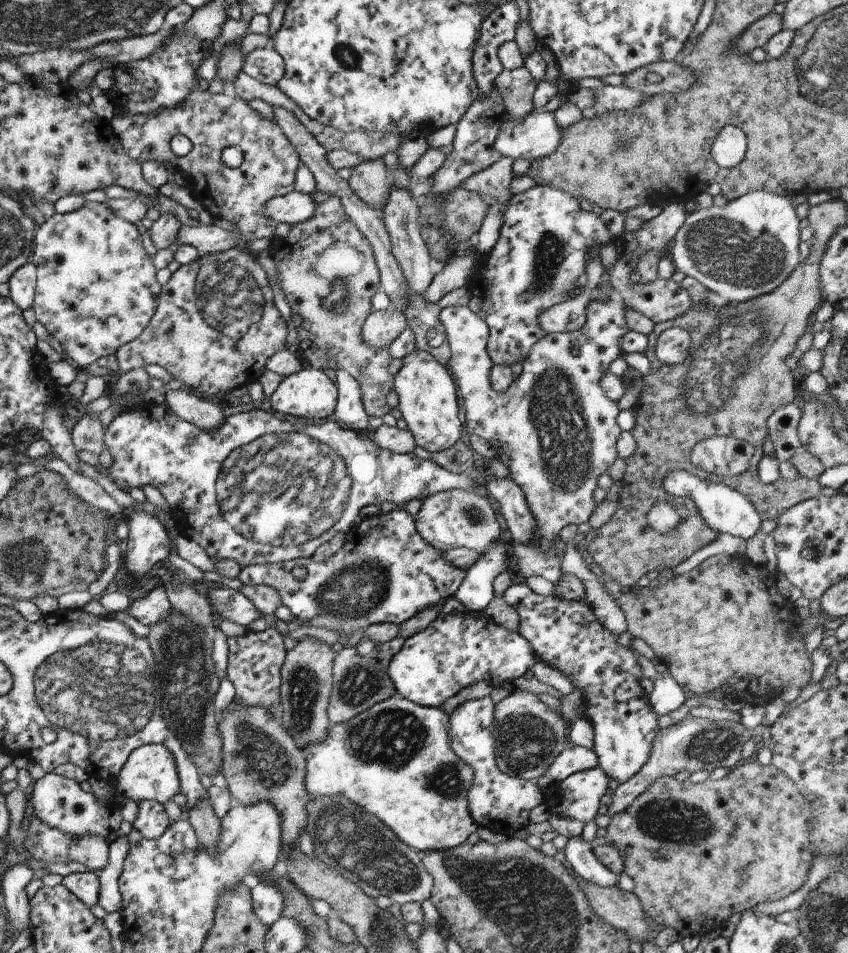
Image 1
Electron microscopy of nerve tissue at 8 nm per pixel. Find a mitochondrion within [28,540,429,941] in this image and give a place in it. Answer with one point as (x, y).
(63, 689)

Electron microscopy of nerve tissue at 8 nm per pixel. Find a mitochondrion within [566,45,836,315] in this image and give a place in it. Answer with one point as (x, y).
(747, 257)

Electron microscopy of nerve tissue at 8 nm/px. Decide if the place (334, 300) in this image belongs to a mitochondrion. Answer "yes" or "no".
yes

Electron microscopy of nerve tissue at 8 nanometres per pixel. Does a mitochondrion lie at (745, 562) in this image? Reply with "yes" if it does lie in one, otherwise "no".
no

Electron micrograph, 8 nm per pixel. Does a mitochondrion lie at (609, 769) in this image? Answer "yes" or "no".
no

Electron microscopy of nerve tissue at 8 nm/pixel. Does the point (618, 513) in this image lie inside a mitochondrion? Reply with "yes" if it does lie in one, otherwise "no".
no

